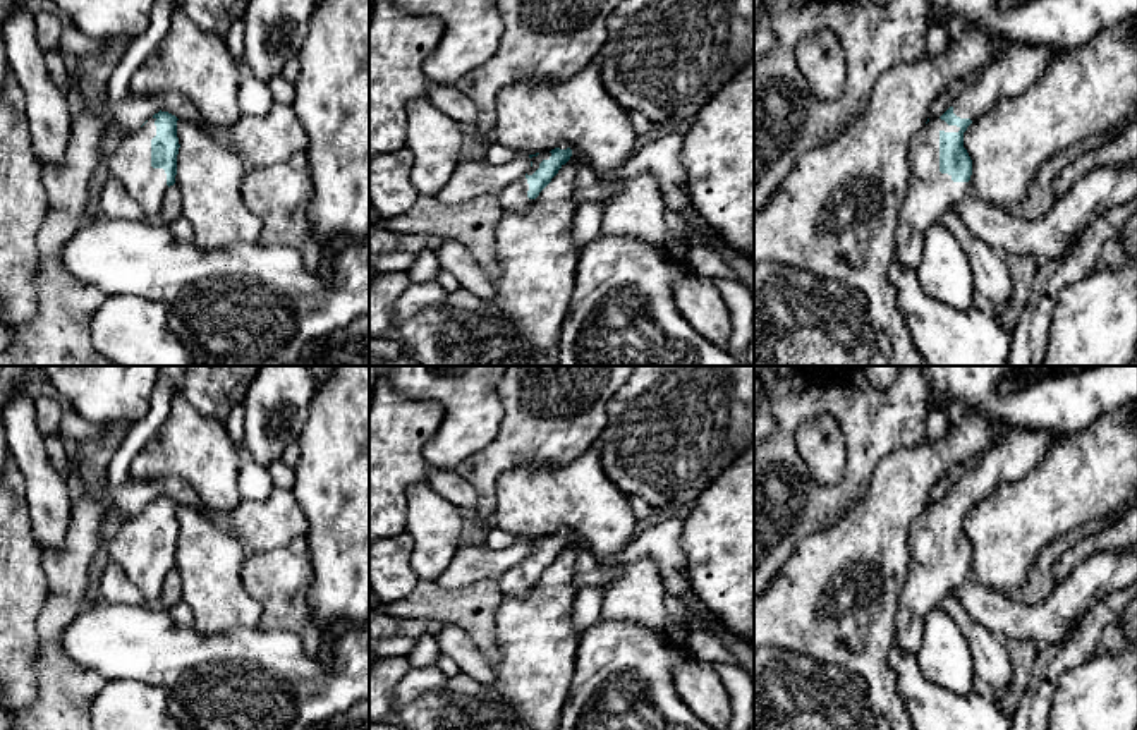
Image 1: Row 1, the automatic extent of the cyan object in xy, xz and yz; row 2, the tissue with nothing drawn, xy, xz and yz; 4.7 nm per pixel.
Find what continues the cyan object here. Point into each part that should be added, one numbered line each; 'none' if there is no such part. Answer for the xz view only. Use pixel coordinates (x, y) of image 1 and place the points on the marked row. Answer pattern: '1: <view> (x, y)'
1: xz (545, 155)

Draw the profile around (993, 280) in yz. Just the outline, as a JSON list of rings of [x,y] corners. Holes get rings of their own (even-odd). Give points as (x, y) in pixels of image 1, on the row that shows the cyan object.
[[[948,208],[943,213],[941,223],[957,237],[969,256],[976,290],[989,301],[993,313],[1001,311],[1008,304],[1013,290],[1005,259],[998,251],[976,237],[953,210]]]

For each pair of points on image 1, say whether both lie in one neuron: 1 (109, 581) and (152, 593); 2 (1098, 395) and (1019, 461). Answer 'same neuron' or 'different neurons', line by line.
1: different neurons
2: different neurons

